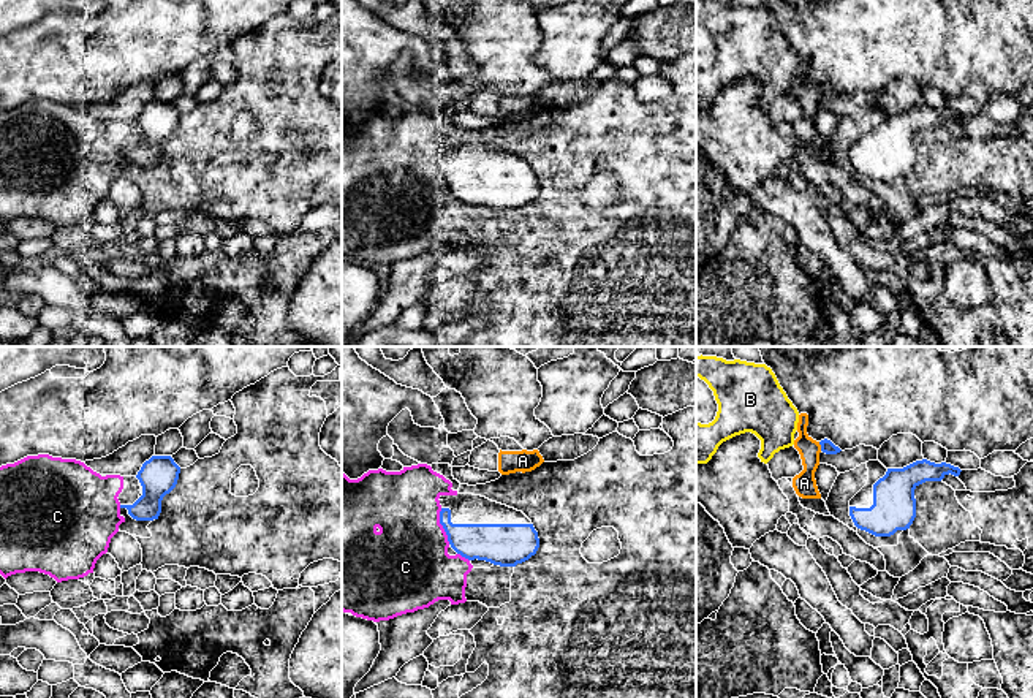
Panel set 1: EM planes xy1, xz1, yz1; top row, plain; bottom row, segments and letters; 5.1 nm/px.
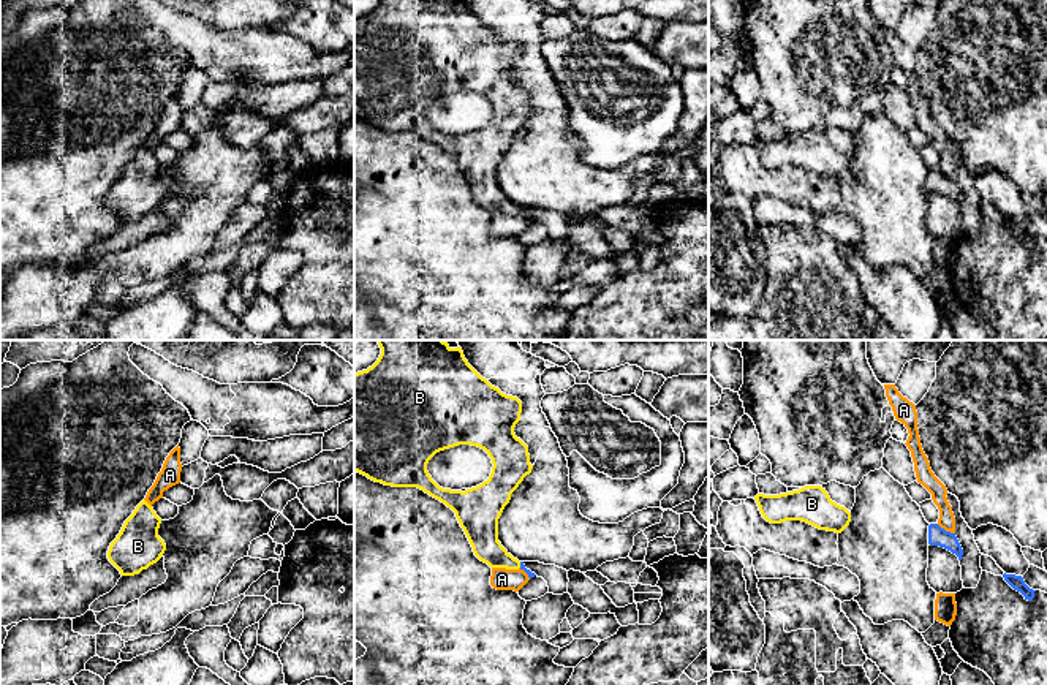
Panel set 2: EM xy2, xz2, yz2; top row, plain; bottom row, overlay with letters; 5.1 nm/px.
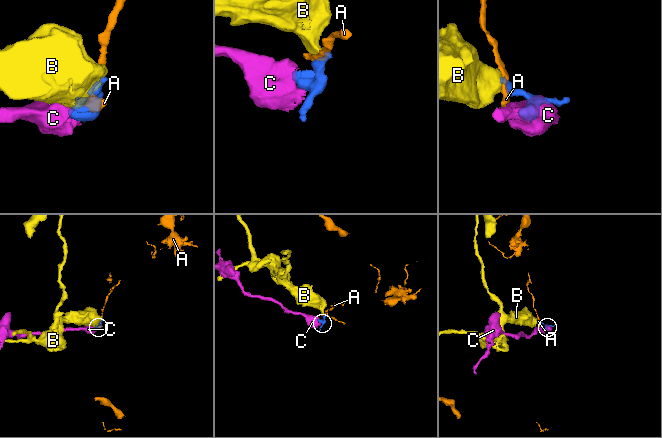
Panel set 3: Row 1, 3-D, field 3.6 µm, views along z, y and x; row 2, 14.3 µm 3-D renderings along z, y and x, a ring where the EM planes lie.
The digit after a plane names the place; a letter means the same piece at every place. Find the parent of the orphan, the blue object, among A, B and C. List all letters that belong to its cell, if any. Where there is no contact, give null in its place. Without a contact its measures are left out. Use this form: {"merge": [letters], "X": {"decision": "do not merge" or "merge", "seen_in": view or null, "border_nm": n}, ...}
{"merge": ["B"], "A": {"decision": "do not merge", "seen_in": "yz2", "border_nm": 110}, "B": {"decision": "merge", "seen_in": "xz2", "border_nm": 30}, "C": {"decision": "do not merge", "seen_in": "xz1", "border_nm": 190}}

